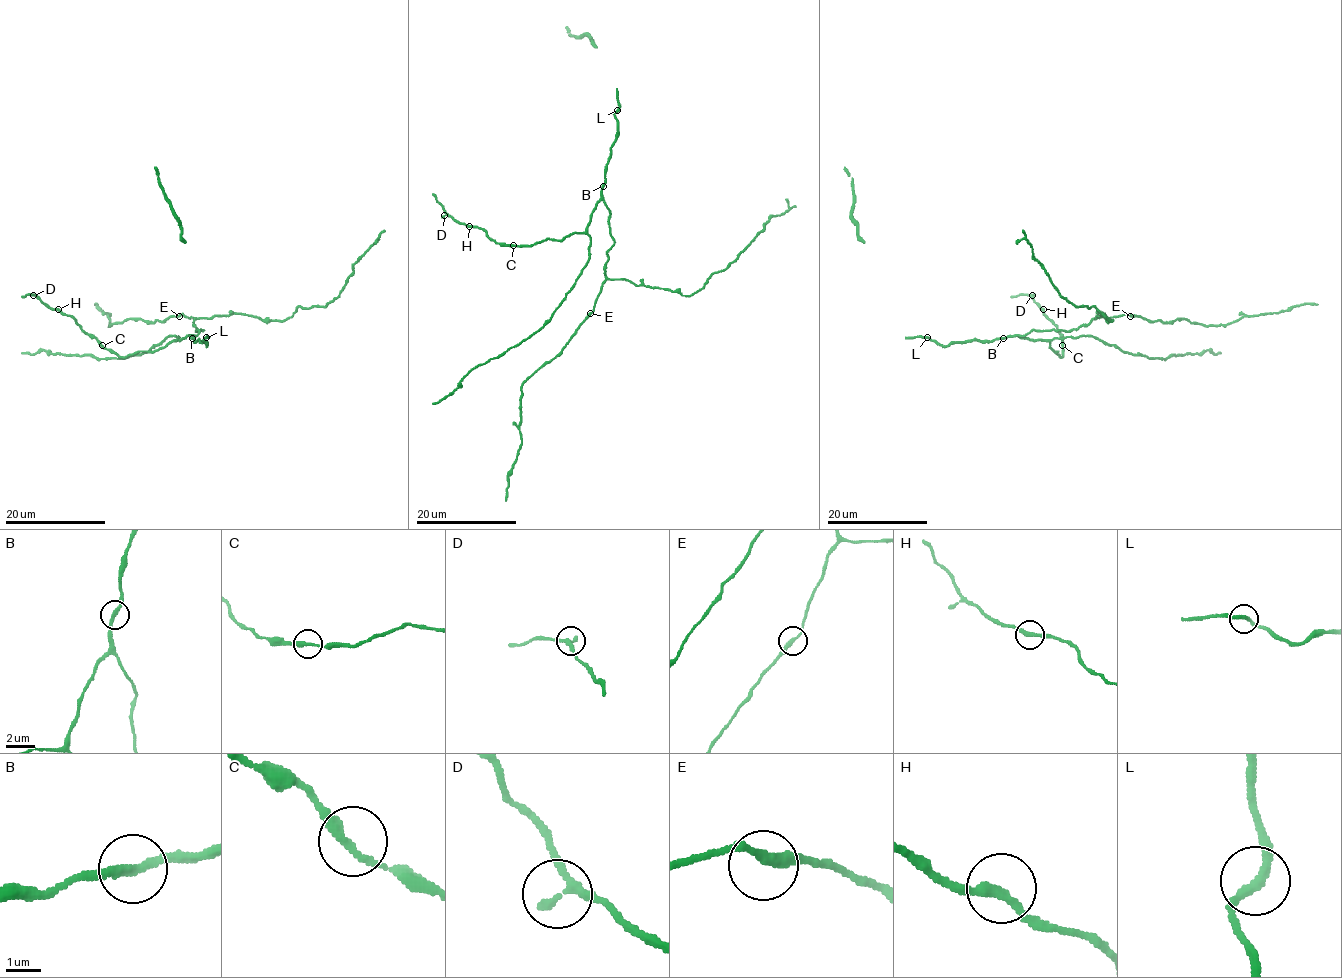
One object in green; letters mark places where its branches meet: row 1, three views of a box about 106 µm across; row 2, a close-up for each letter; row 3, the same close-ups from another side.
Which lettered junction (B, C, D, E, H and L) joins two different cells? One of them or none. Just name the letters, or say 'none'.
none

